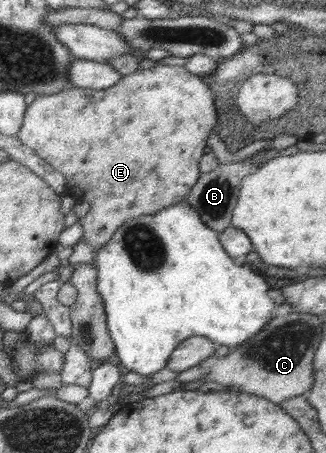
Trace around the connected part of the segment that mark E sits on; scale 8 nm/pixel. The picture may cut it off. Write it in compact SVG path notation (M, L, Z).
M156 66L151 69L136 71L134 74L125 75L117 85L111 86L105 90L92 90L89 88L76 88L63 90L59 94L38 96L35 100L26 106L23 126L17 131L16 137L25 146L32 148L43 160L46 160L57 172L63 174L71 194L79 200L85 200L85 188L87 188L87 202L90 203L90 209L82 222L82 238L87 244L93 247L97 252L103 248L113 237L116 230L127 221L131 221L139 216L145 216L160 212L161 209L168 208L169 205L179 204L191 192L191 188L203 174L200 169L200 158L205 156L205 150L209 150L209 138L213 134L219 134L217 126L220 123L221 106L217 106L216 92L205 84L201 79L201 74L192 74L184 66Z

